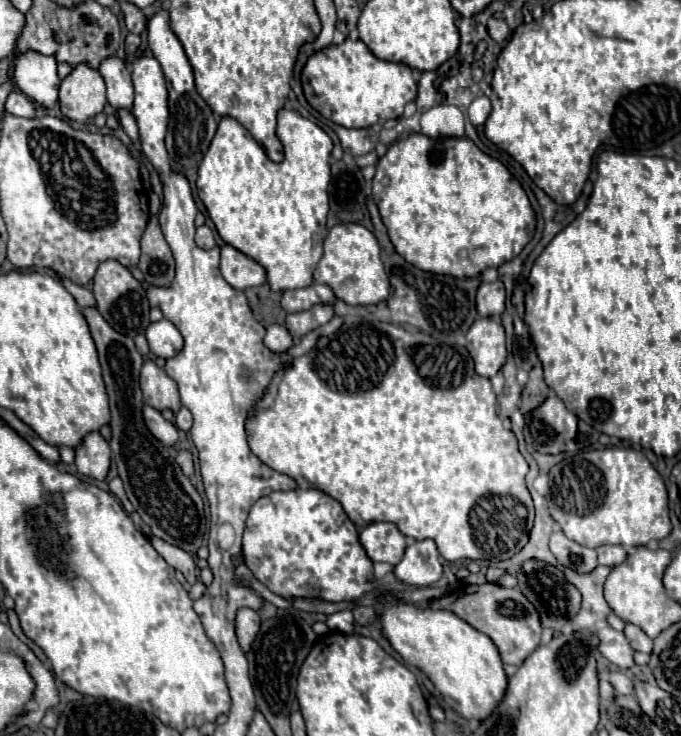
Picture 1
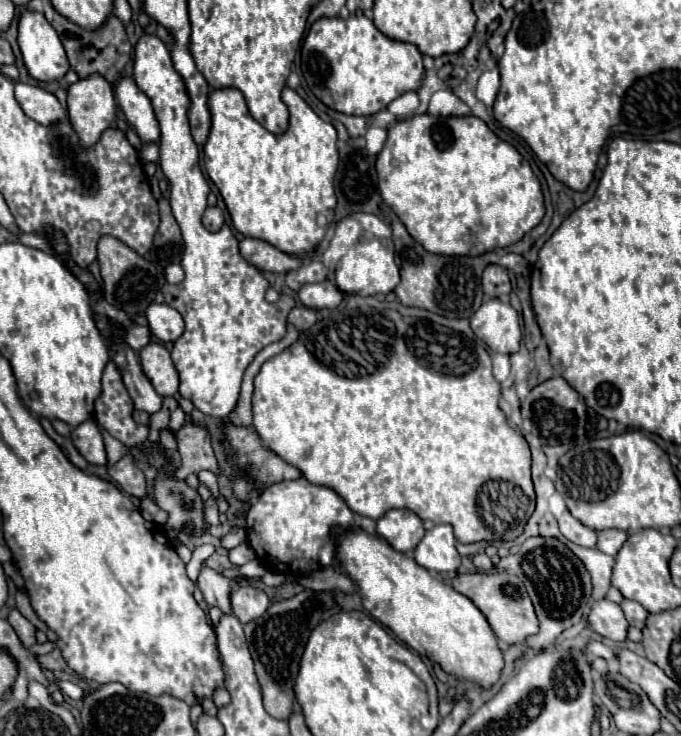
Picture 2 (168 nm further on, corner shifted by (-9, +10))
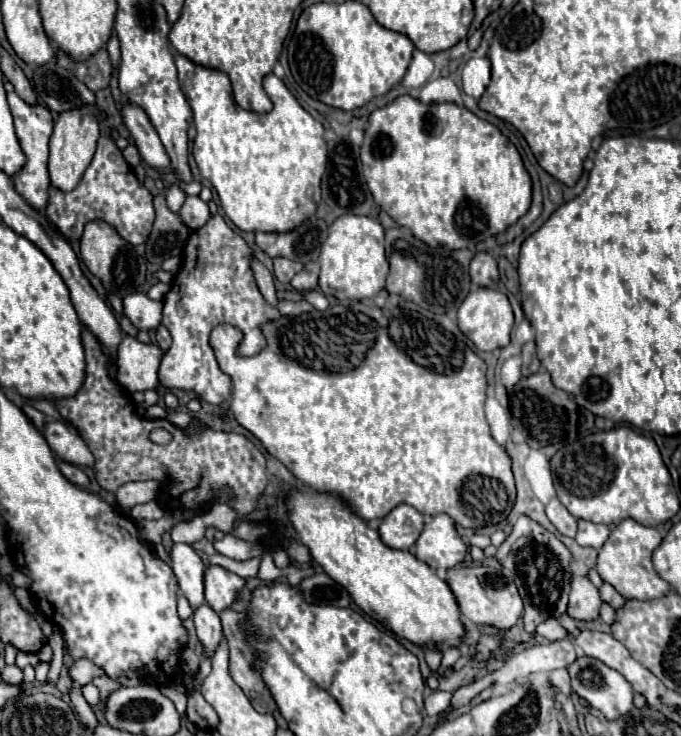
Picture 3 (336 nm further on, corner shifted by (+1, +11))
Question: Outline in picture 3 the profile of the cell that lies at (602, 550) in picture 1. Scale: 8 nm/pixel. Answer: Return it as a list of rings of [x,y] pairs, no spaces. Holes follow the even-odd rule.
[[[579,519],[579,529],[577,529],[577,537],[575,537],[575,541],[579,545],[601,549],[601,545],[607,541],[607,537],[609,537],[607,525],[597,525],[597,523]]]

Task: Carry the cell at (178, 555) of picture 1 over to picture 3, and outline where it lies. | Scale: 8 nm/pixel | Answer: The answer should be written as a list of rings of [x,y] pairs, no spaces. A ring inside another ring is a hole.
[[[201,605],[201,609],[195,611],[193,621],[197,639],[203,645],[203,657],[213,657],[219,641],[223,639],[219,615],[213,609],[209,609],[209,605]]]

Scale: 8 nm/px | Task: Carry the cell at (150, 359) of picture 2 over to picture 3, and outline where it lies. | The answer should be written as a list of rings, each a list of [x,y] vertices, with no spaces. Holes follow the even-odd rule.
[[[125,335],[117,347],[115,365],[117,365],[117,383],[123,385],[129,393],[159,389],[157,369],[161,363],[163,351],[157,345],[145,345],[131,335]]]

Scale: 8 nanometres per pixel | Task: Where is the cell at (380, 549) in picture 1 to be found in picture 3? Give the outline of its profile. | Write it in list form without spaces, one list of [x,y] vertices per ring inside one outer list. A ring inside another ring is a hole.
[[[411,505],[395,507],[381,523],[379,533],[391,549],[411,549],[423,531],[423,515]]]

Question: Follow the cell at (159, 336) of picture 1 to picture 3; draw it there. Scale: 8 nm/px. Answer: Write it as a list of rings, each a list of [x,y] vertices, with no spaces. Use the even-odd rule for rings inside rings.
[[[129,293],[123,297],[123,315],[143,331],[159,327],[161,309],[163,303],[149,299],[145,293]]]

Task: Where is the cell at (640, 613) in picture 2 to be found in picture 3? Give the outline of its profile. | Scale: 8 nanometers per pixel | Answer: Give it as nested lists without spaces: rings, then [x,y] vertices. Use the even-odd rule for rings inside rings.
[[[603,583],[603,585],[599,587],[599,595],[601,595],[601,599],[607,601],[613,609],[619,609],[621,605],[625,605],[625,599],[623,599],[609,583]]]

